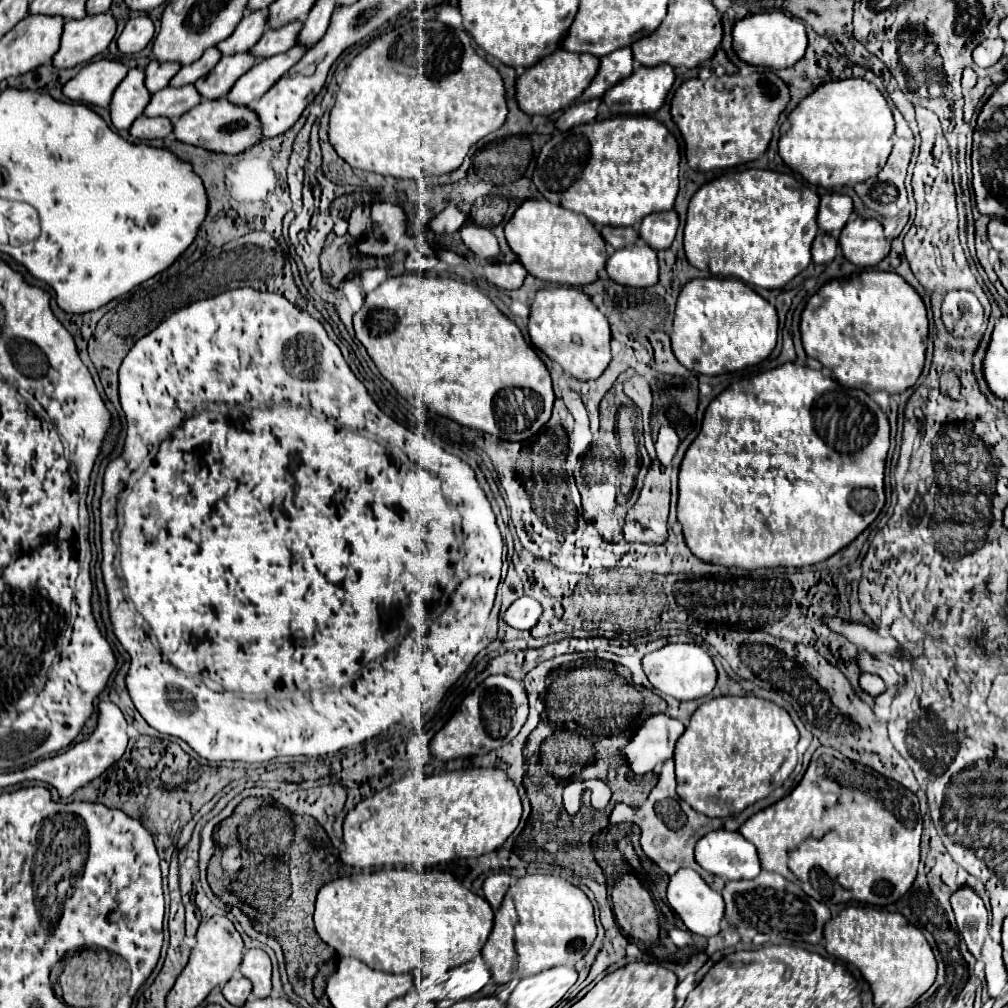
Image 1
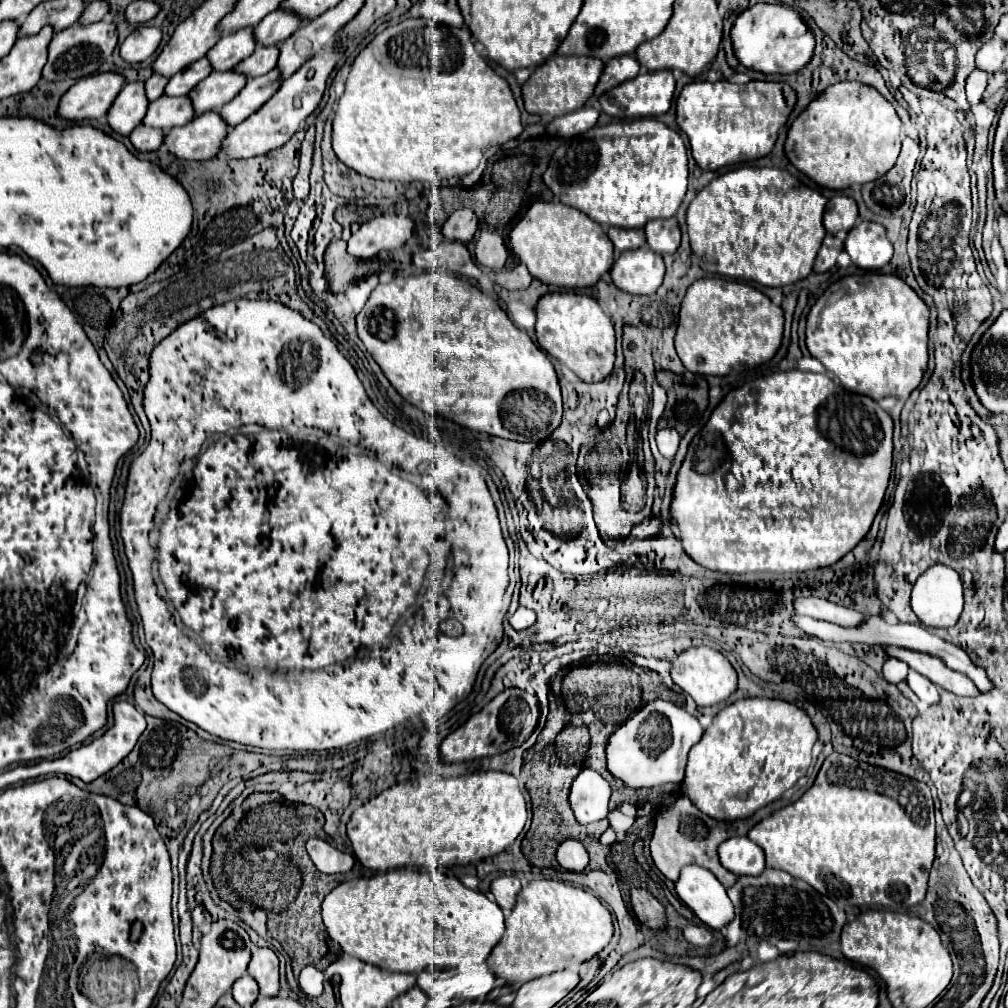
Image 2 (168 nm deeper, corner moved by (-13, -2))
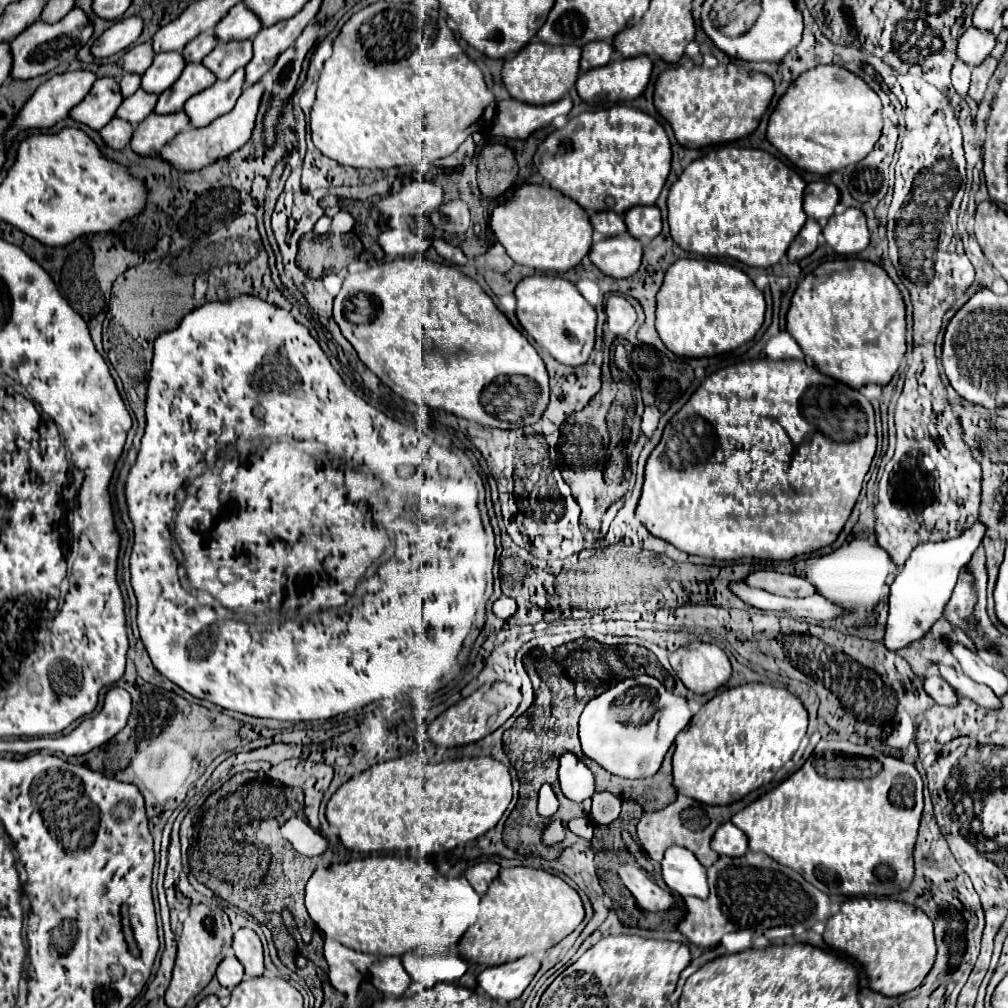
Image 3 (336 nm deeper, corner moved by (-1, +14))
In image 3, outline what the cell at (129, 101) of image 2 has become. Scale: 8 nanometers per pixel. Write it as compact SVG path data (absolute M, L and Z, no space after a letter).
M99 78L85 100L71 110L71 118L87 124L93 130L101 130L121 106L123 96L117 88L117 78Z

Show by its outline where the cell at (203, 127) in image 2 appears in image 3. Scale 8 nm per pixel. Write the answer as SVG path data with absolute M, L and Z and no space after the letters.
M185 110L173 112L169 116L151 114L135 128L131 148L141 156L157 156L161 154L161 148L165 148L165 144L169 144L169 140L173 140L173 136L187 126L189 118Z

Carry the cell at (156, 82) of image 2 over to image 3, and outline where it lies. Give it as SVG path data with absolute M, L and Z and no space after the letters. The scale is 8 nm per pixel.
M125 72L119 80L119 86L121 86L121 92L123 96L131 96L135 94L135 90L141 86L141 74L131 74L131 72Z

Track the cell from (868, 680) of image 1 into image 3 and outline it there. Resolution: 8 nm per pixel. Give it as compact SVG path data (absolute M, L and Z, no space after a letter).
M975 522L975 526L965 530L959 538L919 544L911 552L903 572L895 578L889 594L889 620L883 636L883 644L887 650L897 652L909 646L911 642L923 638L931 630L931 626L943 616L943 608L953 594L961 568L971 560L971 554L977 550L983 538L985 538L985 524Z

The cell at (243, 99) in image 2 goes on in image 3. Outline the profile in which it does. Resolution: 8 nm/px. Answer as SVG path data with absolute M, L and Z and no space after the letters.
M237 70L229 80L219 80L211 88L205 88L197 96L189 98L185 104L185 112L193 126L207 126L217 116L233 110L235 102L243 94L245 88L245 70Z

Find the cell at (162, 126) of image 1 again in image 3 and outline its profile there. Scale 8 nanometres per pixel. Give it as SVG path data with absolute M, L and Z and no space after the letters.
M113 118L103 130L101 130L101 136L103 140L115 148L115 150L123 150L129 146L129 140L133 136L133 126L127 122L127 120L121 120L121 118Z

